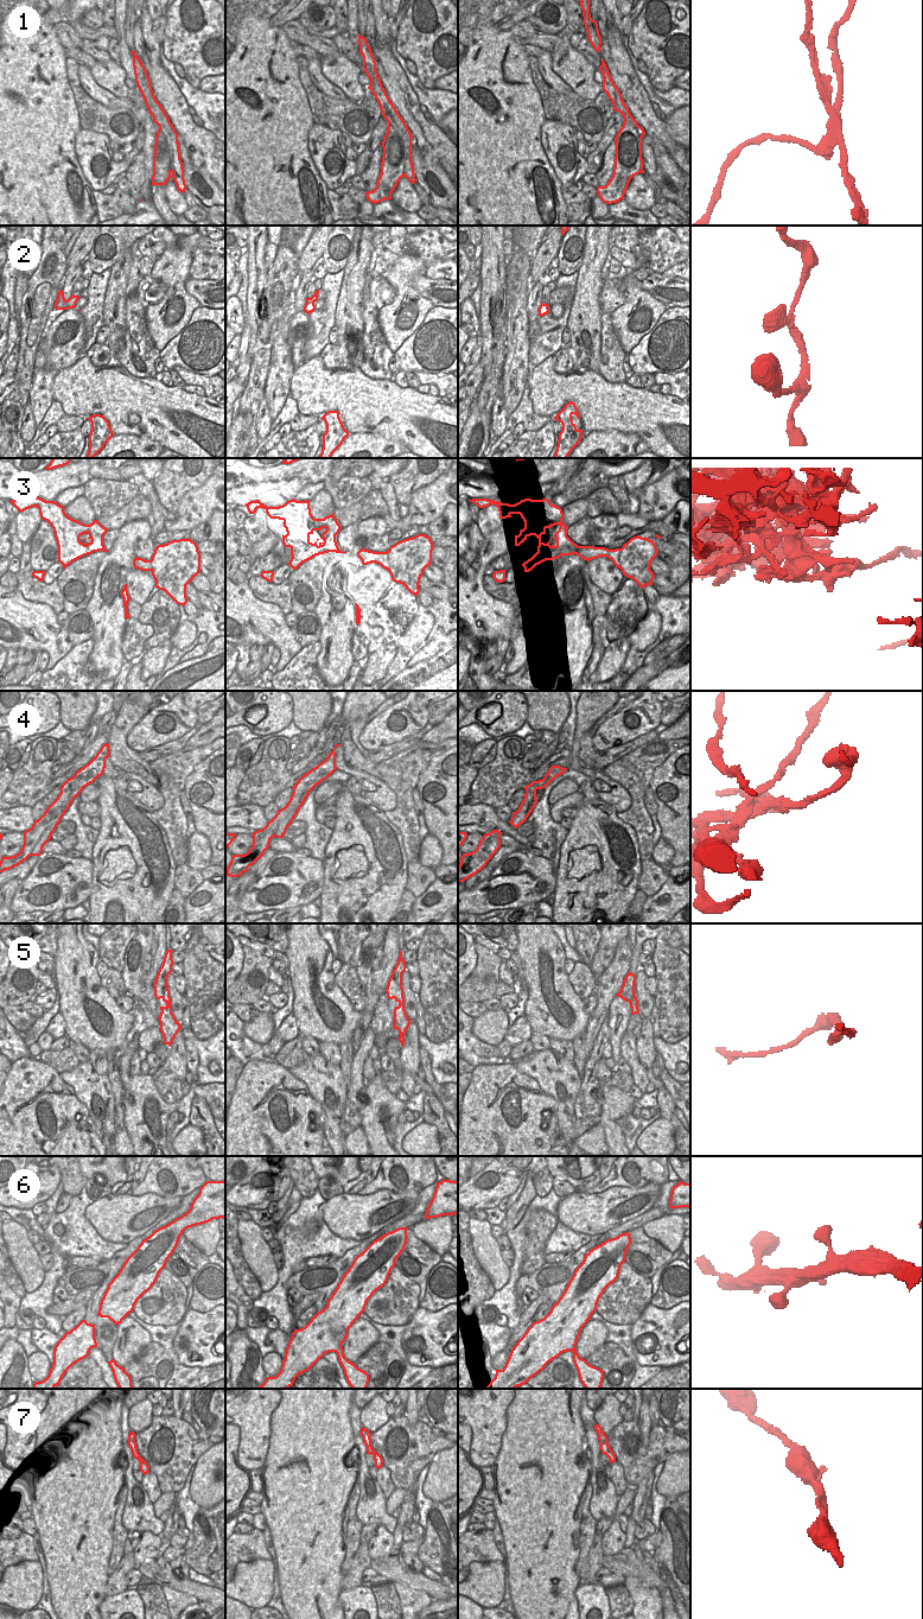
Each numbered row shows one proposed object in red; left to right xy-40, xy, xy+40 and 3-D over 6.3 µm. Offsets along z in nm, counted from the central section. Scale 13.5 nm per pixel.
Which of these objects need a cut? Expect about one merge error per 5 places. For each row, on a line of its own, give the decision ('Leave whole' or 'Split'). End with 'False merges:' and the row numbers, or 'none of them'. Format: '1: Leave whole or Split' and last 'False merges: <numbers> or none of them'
1: Split
2: Leave whole
3: Split
4: Split
5: Leave whole
6: Leave whole
7: Leave whole
False merges: 1, 3, 4

